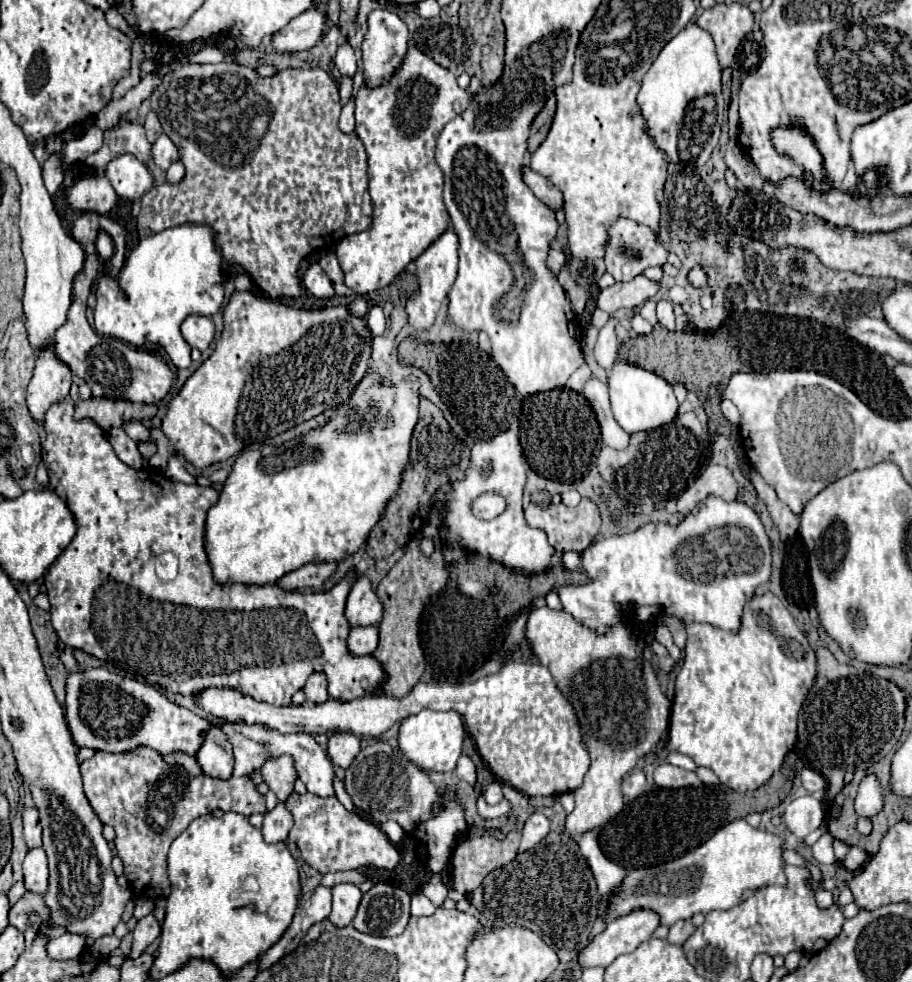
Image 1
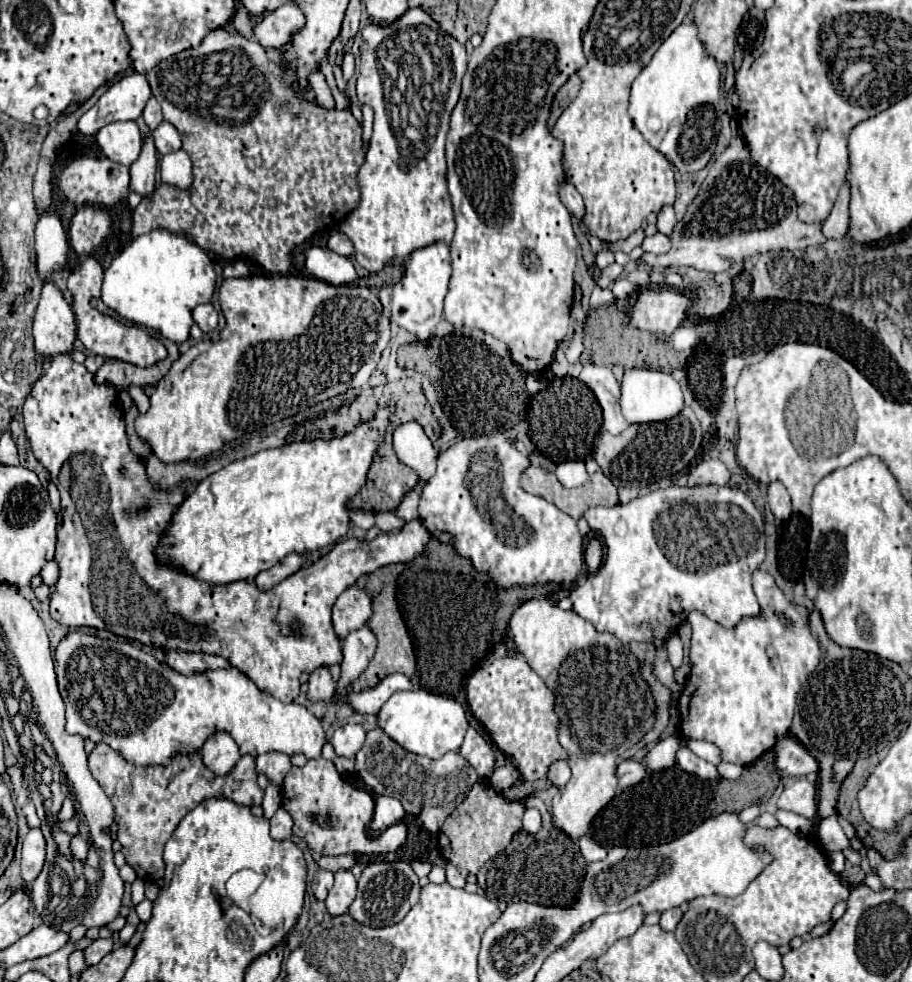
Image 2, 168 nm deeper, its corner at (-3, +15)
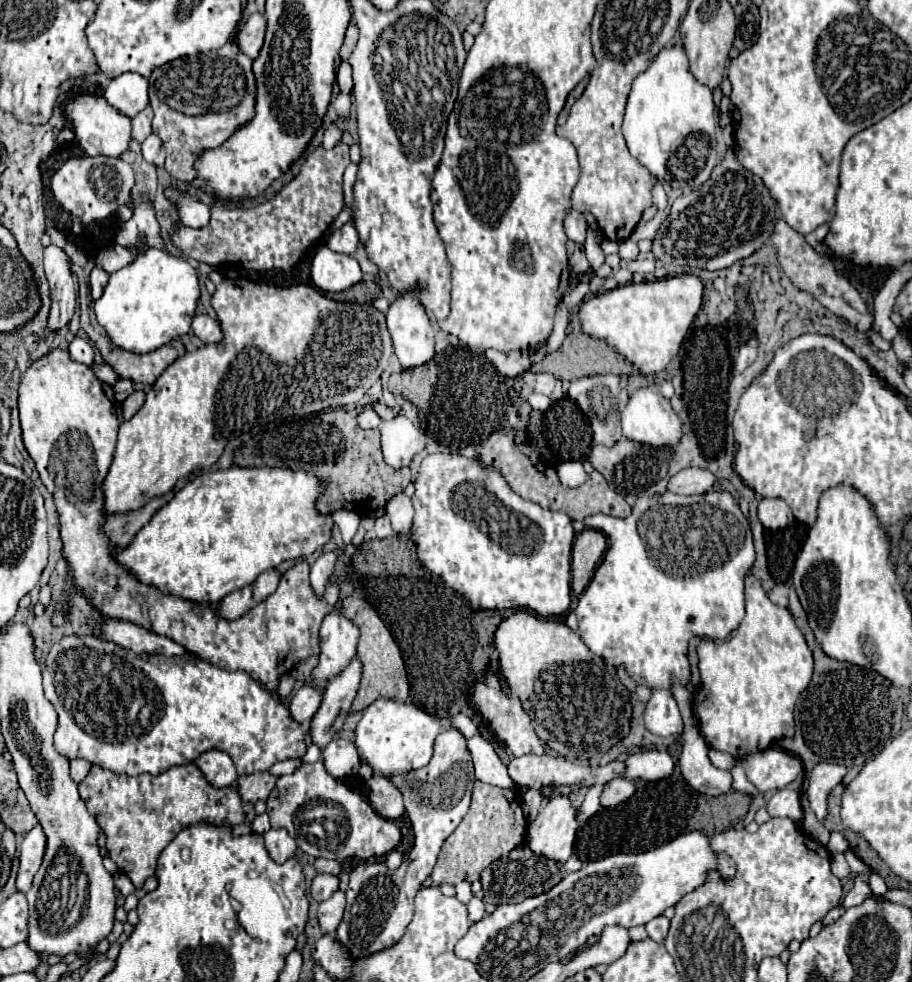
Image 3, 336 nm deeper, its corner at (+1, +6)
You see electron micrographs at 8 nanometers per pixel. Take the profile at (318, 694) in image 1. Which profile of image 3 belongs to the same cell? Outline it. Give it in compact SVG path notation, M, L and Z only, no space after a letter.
M301 686L291 702L289 702L289 712L291 712L291 718L295 722L309 722L313 716L315 716L315 710L319 708L319 702L323 700L323 692L321 690L315 690L313 686Z

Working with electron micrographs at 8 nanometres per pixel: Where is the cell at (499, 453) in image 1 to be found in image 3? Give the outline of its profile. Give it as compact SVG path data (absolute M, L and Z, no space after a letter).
M441 452L421 462L415 478L411 540L417 550L417 564L439 576L447 586L469 600L473 610L525 608L537 616L559 616L571 604L571 546L575 530L565 512L543 510L511 490L505 478L479 464L475 458Z

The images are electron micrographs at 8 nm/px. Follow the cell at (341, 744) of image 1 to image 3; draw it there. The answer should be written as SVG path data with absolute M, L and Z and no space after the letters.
M331 740L327 748L323 750L323 764L327 774L341 780L347 776L355 776L359 772L359 756L355 750L355 744L351 740Z

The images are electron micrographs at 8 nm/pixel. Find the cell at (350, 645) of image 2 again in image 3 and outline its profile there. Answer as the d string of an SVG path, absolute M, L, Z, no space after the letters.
M353 660L351 666L347 666L347 670L339 674L339 678L333 678L329 682L327 690L323 692L323 702L315 712L315 716L311 718L309 726L309 736L315 746L325 748L341 730L349 714L351 702L357 694L359 680L361 680L361 666L357 660Z

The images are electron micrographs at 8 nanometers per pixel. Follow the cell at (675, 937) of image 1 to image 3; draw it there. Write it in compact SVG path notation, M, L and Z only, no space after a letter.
M657 916L653 920L649 920L645 924L647 928L647 934L655 940L655 942L663 942L663 938L667 936L667 930L669 930L669 920L665 916Z

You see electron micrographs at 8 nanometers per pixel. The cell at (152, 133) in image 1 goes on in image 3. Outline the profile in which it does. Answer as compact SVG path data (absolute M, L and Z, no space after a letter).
M147 106L133 118L133 132L131 138L137 142L143 142L151 134L151 120L153 120L153 110Z

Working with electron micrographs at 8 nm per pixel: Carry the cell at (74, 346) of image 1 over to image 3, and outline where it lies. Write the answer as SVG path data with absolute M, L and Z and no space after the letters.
M95 265L91 270L91 280L89 280L89 286L91 286L91 297L94 301L98 300L105 290L109 282L109 272L105 272L100 266Z

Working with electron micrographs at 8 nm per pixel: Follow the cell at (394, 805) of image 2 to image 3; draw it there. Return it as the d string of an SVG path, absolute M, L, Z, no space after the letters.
M373 776L369 784L369 802L387 820L395 820L403 814L403 794L387 776Z

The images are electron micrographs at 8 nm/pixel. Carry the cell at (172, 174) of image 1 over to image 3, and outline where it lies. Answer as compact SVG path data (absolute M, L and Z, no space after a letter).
M175 188L165 190L167 198L173 202L173 206L177 208L181 220L185 226L189 228L203 228L209 222L209 210L205 204L201 204L199 200L195 200L191 194L183 194Z

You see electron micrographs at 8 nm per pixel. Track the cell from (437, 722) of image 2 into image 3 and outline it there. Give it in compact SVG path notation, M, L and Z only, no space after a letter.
M379 698L363 710L363 716L355 728L355 746L361 762L369 764L373 768L373 774L383 774L383 776L407 774L411 770L419 770L427 766L433 754L435 736L443 732L447 726L459 726L465 738L481 734L481 728L467 714L457 714L449 720L441 720L441 718L431 718L431 714L419 710L413 704Z

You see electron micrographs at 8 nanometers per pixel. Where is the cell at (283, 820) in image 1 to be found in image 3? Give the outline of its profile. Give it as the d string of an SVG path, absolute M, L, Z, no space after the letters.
M277 828L277 830L269 830L263 834L265 838L265 848L269 852L269 856L277 862L277 864L283 864L285 860L293 858L295 856L295 840L287 834L287 830L283 828Z

